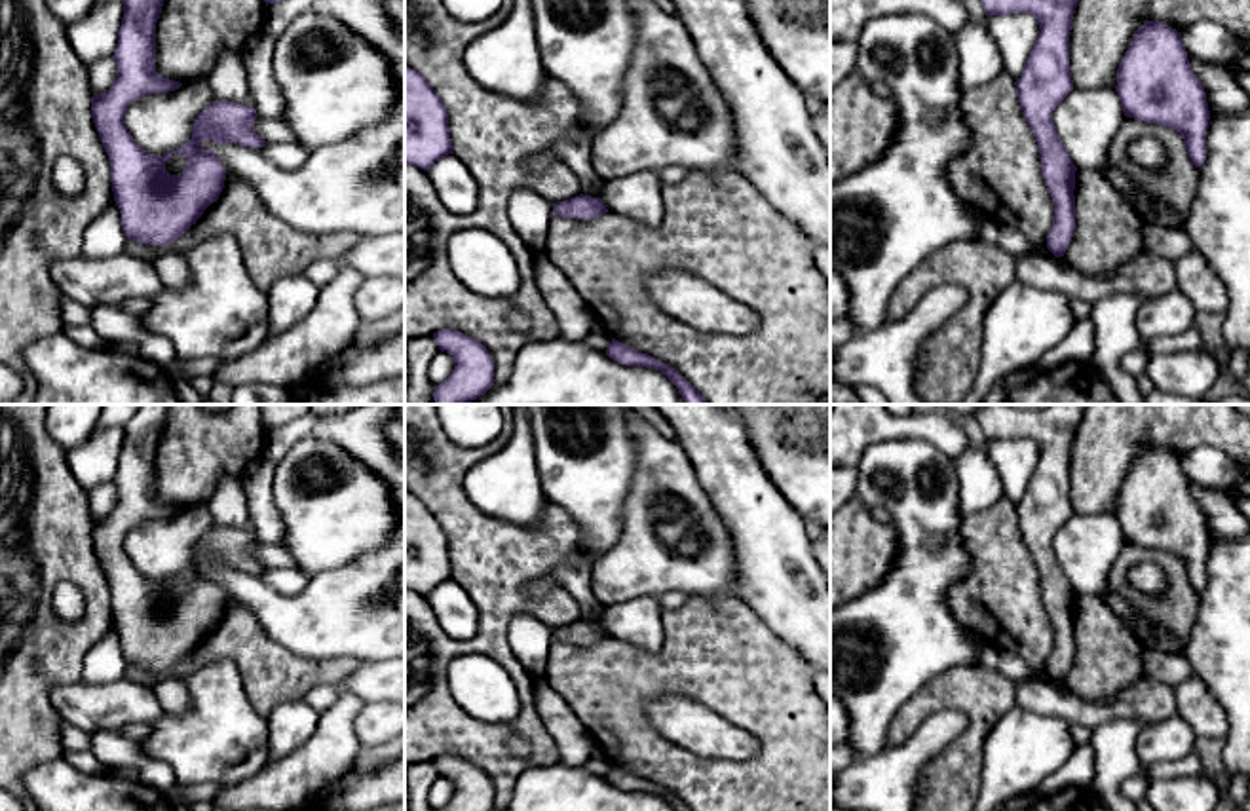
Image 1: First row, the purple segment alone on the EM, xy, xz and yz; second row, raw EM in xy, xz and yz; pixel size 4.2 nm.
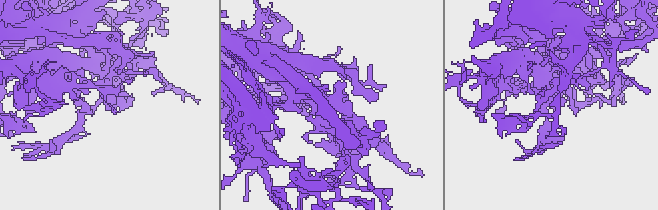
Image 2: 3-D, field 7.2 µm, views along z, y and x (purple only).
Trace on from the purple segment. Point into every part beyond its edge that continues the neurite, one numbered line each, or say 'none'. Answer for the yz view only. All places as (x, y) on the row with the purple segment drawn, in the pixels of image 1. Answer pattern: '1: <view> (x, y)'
none

